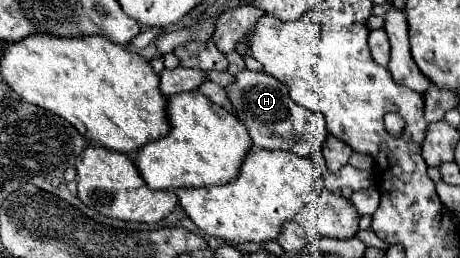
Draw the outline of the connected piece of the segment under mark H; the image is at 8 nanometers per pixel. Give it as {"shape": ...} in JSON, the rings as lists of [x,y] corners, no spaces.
{"shape":[[[241,70],[235,74],[235,82],[231,82],[225,90],[231,102],[231,112],[247,128],[255,148],[287,150],[297,156],[309,156],[319,150],[329,136],[323,116],[295,104],[289,98],[287,88],[265,72]]]}

